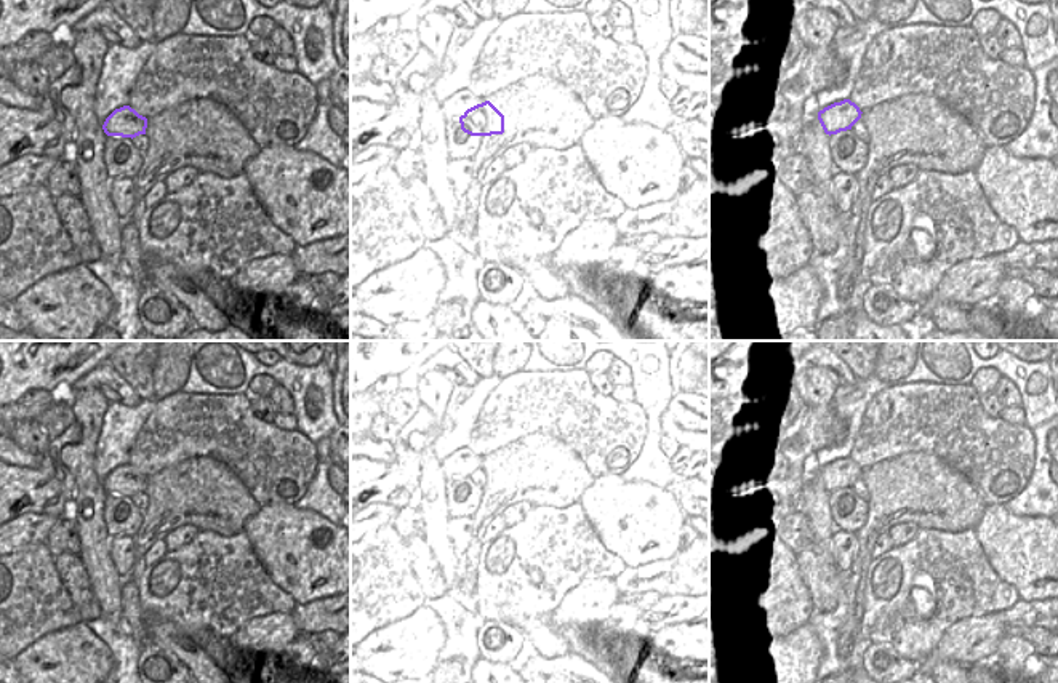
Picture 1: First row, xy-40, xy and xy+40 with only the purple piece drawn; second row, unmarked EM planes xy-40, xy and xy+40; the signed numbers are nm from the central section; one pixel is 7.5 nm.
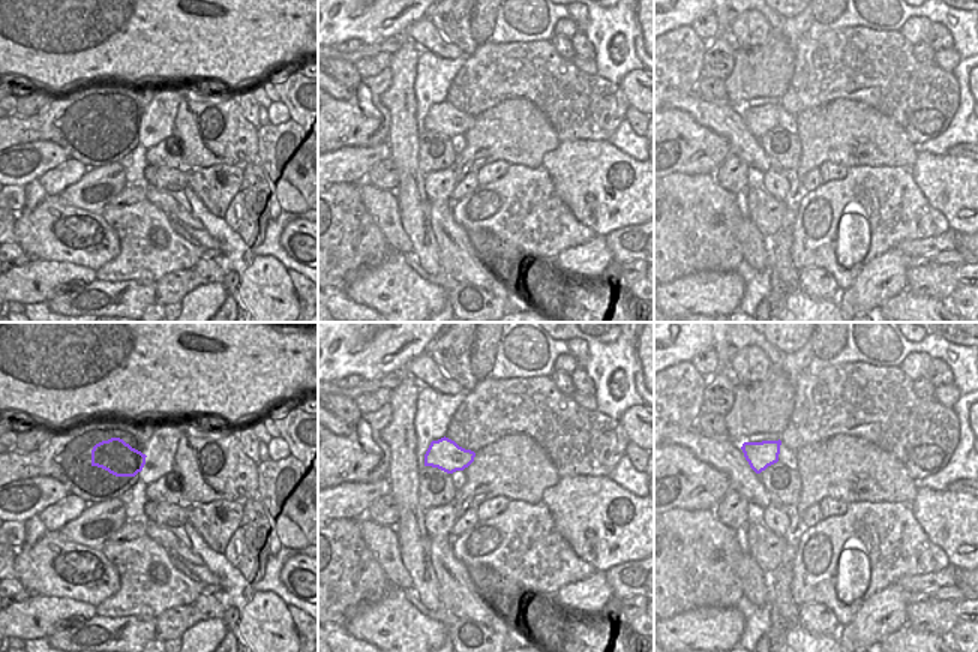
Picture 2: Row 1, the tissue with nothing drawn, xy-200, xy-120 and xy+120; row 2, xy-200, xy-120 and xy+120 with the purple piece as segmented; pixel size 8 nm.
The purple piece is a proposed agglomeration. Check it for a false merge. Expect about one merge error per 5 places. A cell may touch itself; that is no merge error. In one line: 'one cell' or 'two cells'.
one cell

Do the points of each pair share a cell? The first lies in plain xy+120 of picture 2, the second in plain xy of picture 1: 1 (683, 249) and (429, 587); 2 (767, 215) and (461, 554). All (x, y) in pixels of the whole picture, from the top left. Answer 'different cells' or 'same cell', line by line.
1: different cells
2: different cells

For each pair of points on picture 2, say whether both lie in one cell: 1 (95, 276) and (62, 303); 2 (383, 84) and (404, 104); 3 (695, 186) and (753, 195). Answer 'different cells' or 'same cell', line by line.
1: different cells
2: different cells
3: different cells

